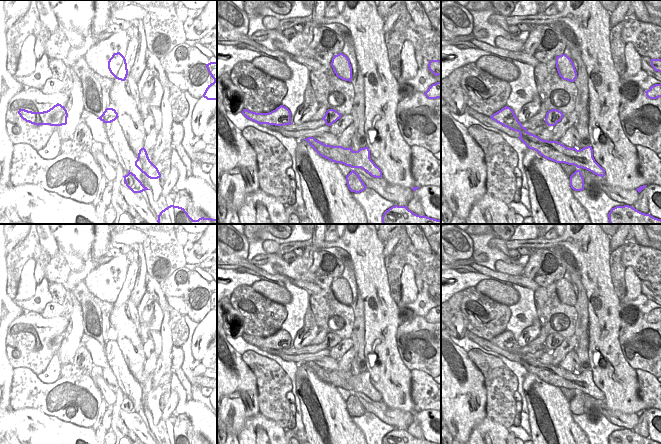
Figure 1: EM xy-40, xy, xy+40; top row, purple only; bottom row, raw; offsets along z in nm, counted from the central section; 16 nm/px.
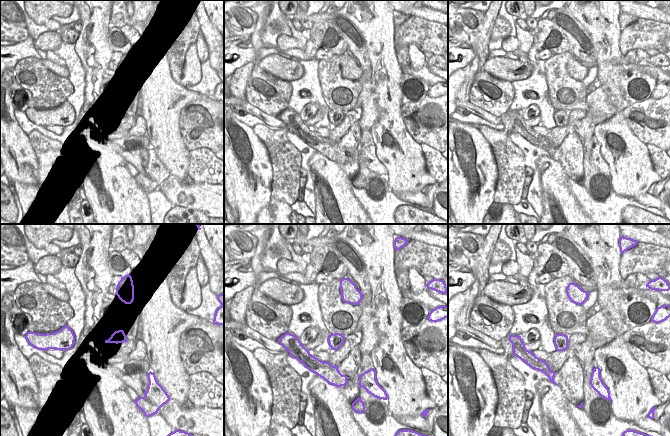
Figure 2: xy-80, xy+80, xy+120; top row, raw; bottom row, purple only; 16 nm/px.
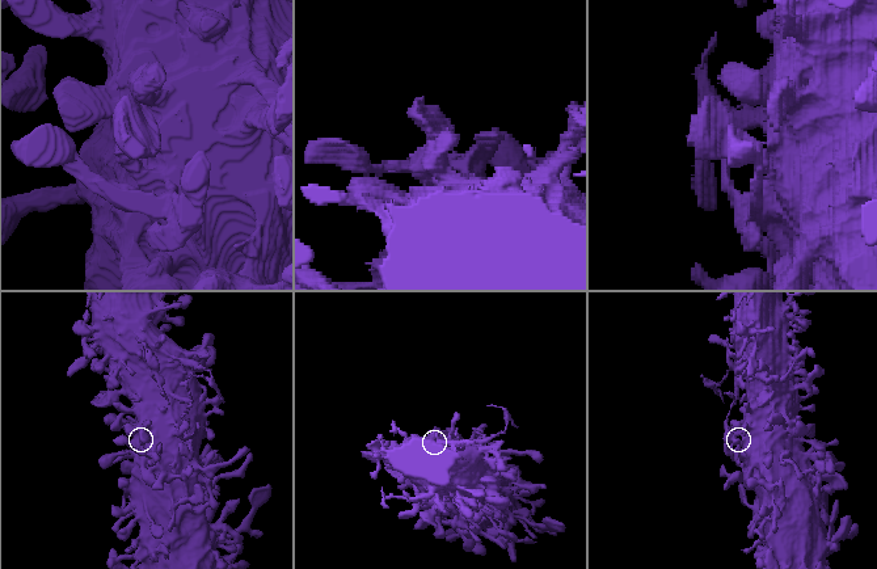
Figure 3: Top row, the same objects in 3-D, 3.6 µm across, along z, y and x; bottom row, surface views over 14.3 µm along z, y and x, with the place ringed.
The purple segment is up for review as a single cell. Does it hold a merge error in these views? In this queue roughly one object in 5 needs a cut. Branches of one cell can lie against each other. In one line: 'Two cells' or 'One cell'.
One cell

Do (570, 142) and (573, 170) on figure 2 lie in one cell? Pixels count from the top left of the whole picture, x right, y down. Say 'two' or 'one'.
one

